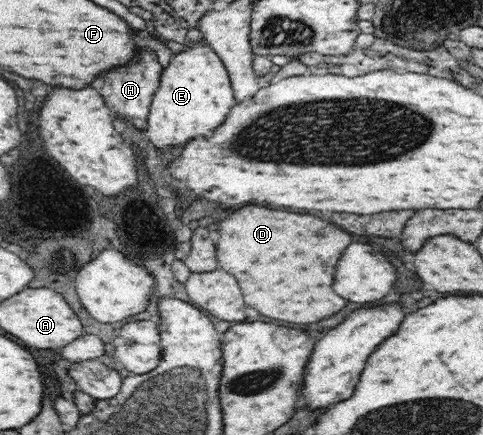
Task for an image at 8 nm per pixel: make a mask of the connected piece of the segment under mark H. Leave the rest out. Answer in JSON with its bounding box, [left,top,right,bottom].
[102,51,163,129]

